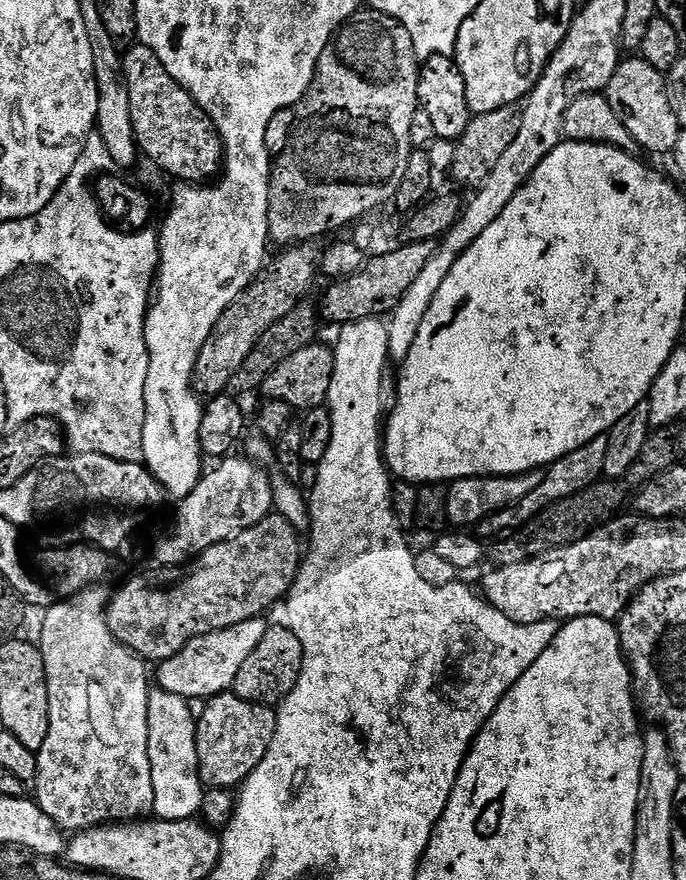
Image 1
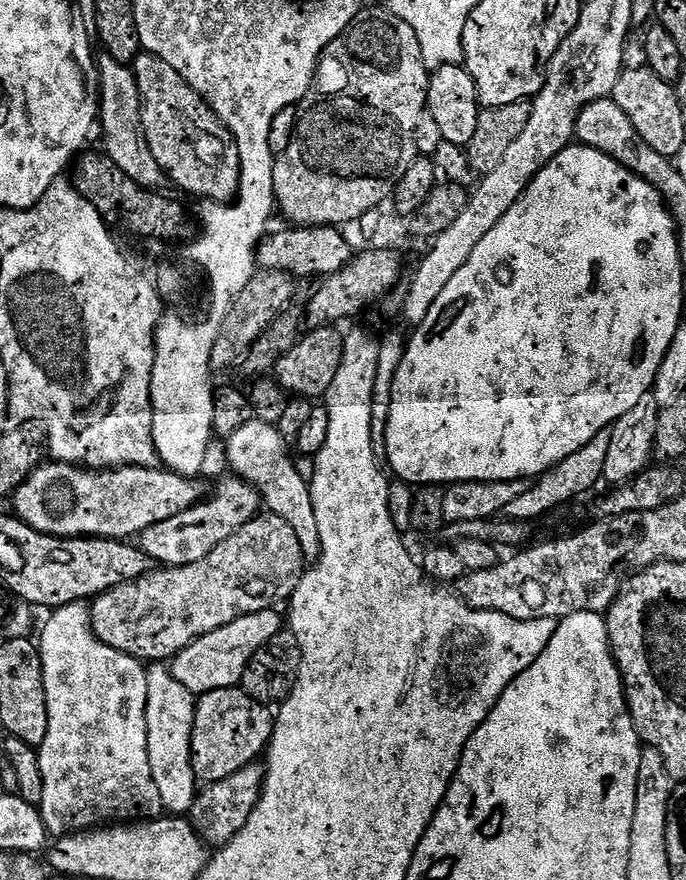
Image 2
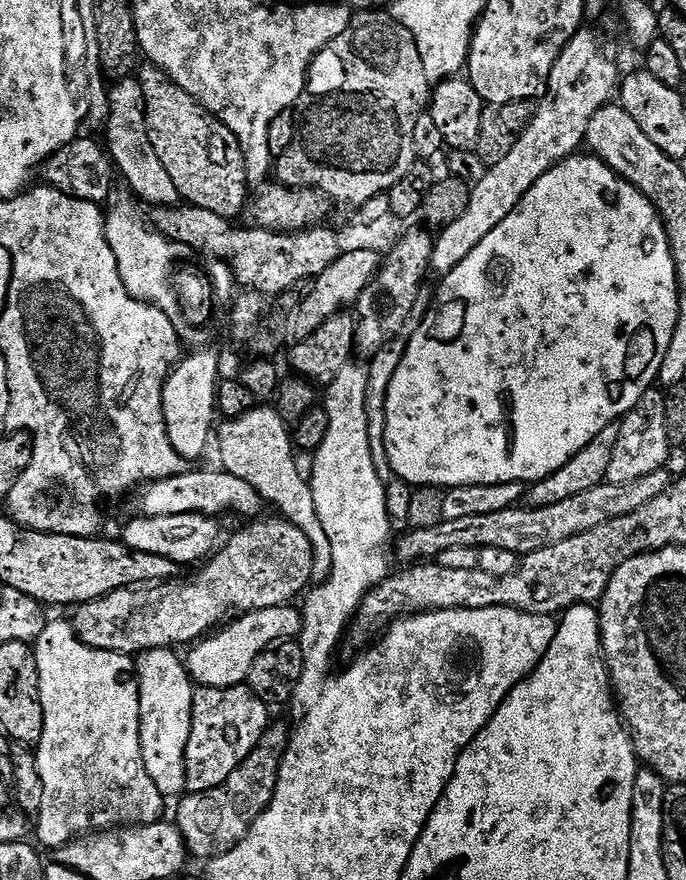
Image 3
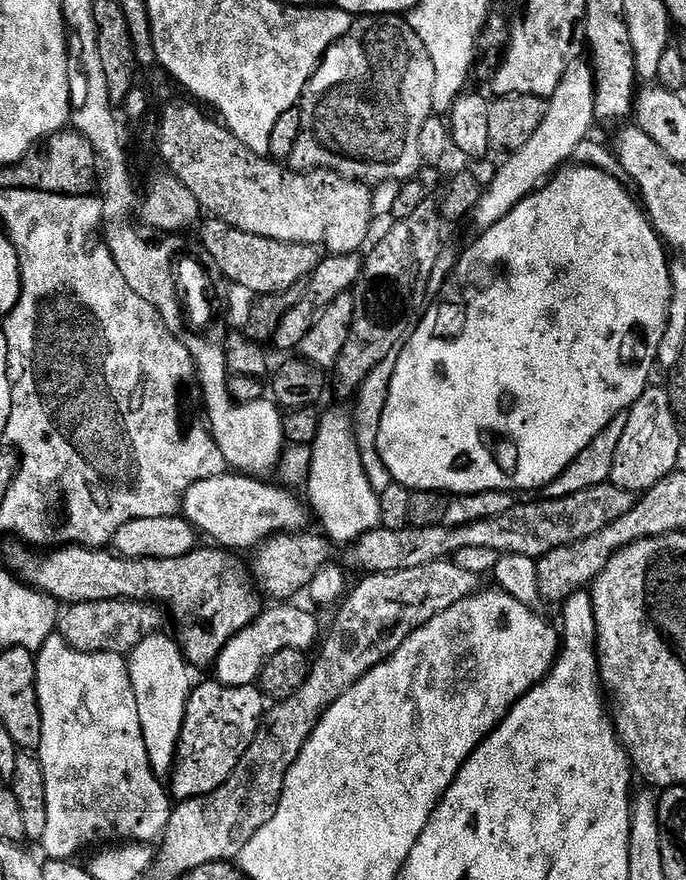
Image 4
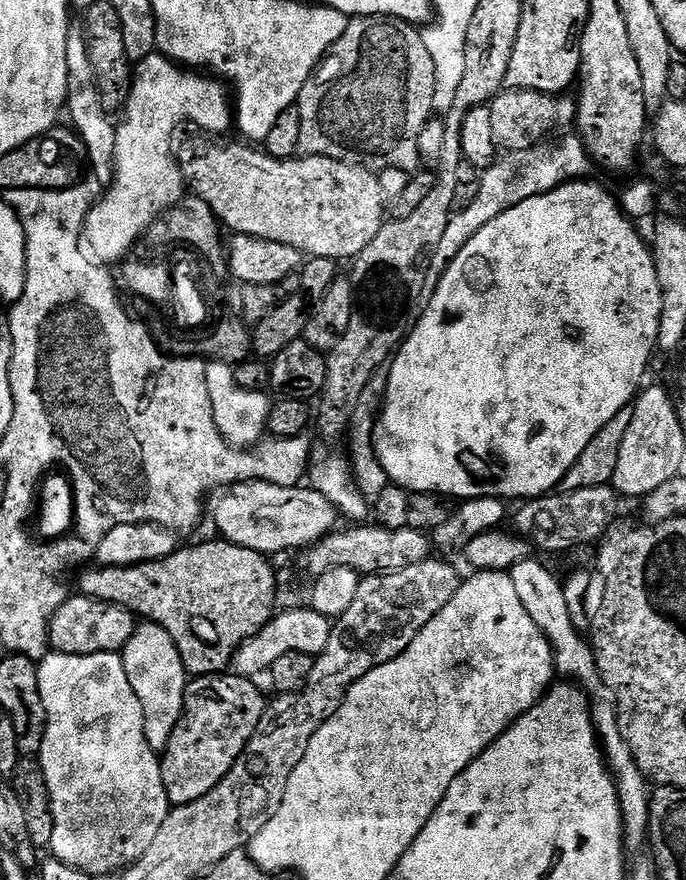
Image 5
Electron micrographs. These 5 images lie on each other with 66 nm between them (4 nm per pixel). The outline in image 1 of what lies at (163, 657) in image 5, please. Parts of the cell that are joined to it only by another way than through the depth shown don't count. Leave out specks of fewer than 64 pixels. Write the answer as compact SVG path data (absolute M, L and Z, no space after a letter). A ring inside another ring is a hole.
M159 686L148 694L148 753L154 778L154 813L161 820L191 820L203 809L206 789L200 780L198 742L196 741L197 717L192 716L193 705L178 694L170 694Z

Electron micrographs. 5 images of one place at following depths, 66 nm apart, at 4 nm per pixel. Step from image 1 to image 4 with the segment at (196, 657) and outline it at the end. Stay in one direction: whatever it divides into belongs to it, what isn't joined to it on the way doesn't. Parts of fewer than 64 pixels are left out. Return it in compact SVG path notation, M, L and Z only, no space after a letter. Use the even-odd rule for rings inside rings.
M280 602L276 608L265 607L253 624L246 626L222 650L220 657L214 665L215 679L221 684L232 686L255 685L260 679L260 672L266 666L266 662L278 650L298 648L308 650L308 647L316 640L320 632L320 624L312 612L304 608L295 608L295 603Z

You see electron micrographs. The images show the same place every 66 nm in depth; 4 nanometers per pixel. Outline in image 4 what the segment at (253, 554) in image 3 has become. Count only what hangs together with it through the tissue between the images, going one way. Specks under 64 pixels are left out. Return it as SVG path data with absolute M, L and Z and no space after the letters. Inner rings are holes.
M308 531L285 532L271 536L255 549L256 557L250 560L255 583L265 593L268 591L273 596L273 601L288 602L296 598L292 596L298 595L300 591L303 593L308 590L314 576L333 559L333 545L323 535L315 536ZM99 600L82 602L63 609L58 621L58 634L79 652L131 653L138 642L157 635L164 624L166 612L161 605L146 600Z

